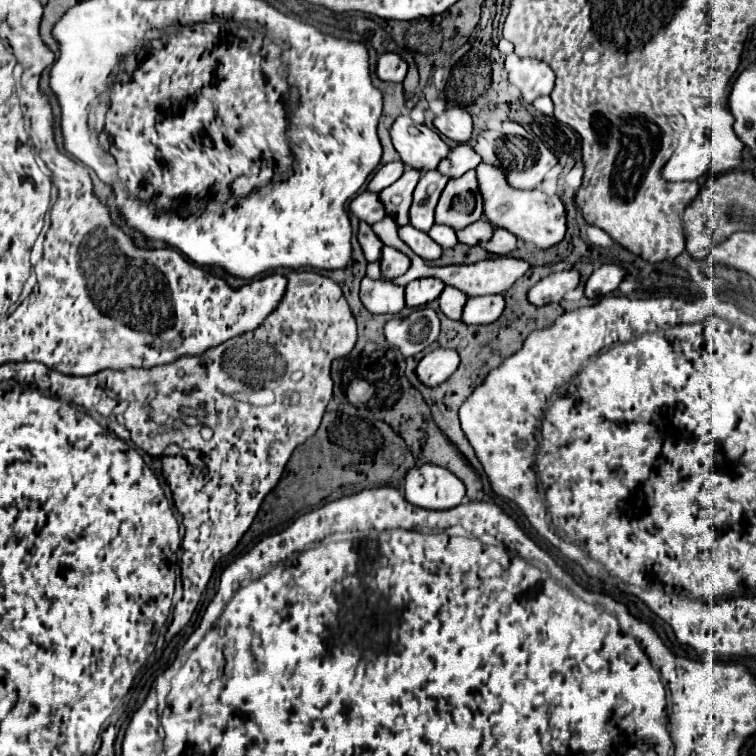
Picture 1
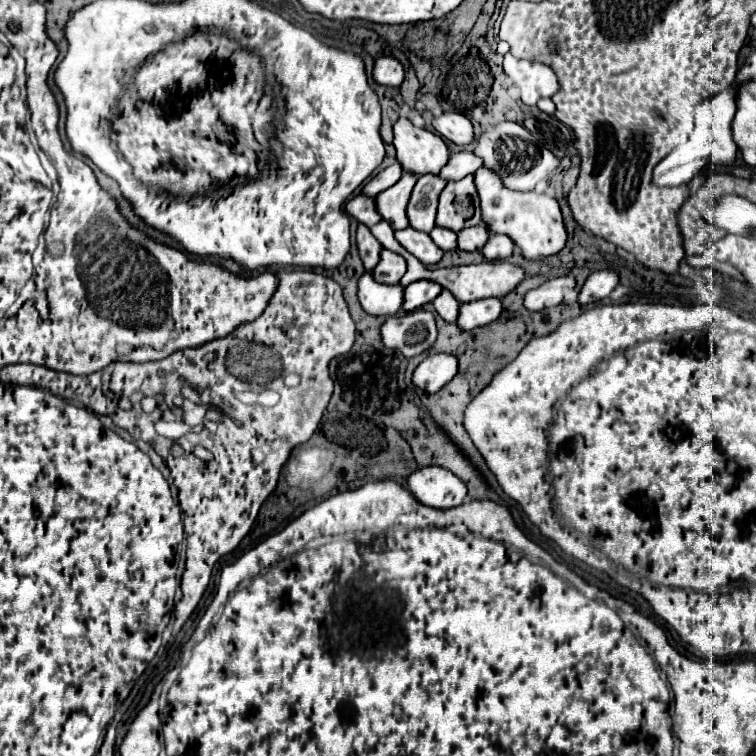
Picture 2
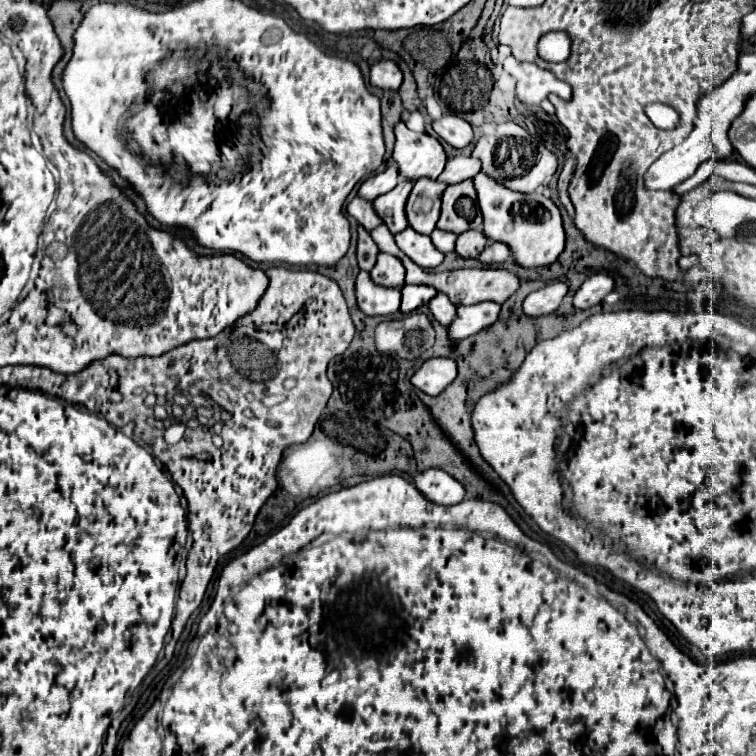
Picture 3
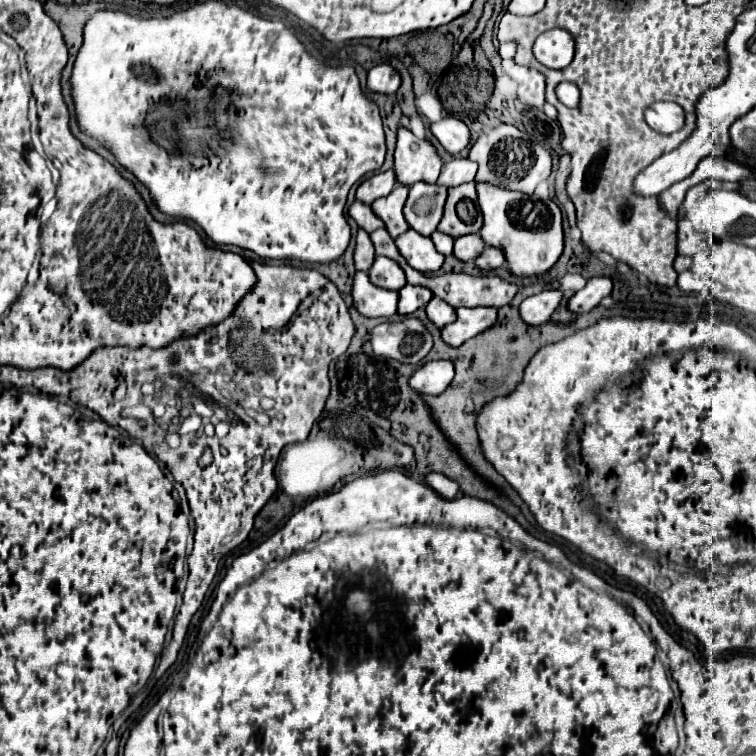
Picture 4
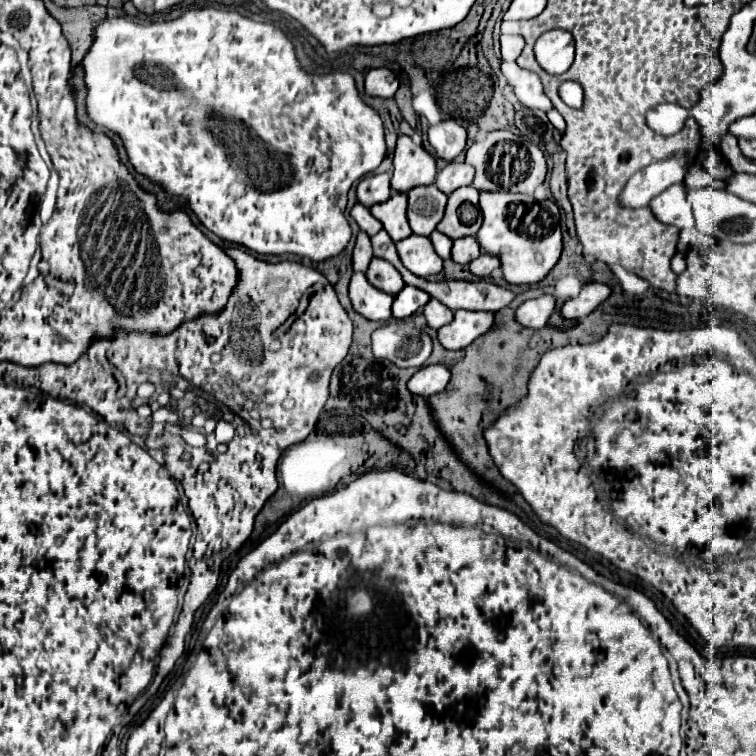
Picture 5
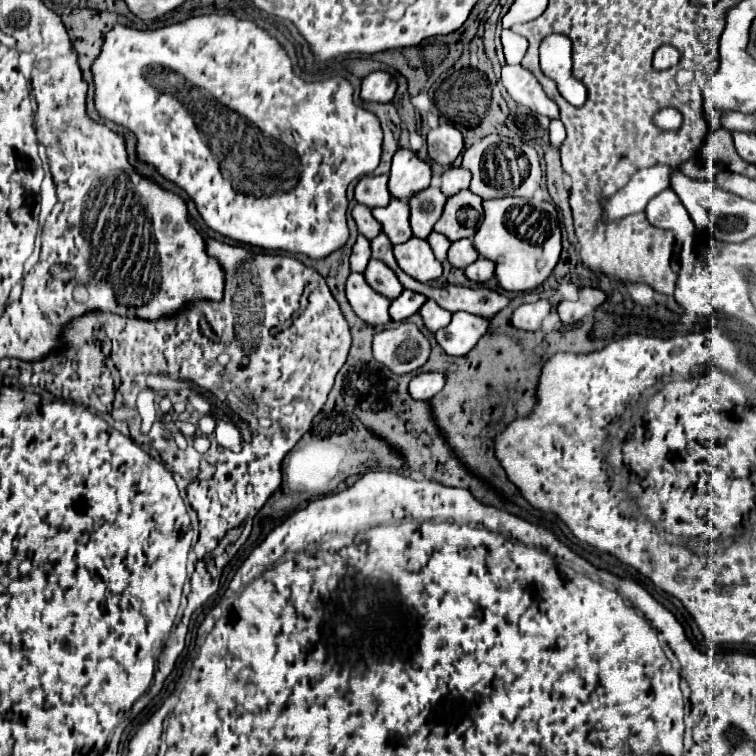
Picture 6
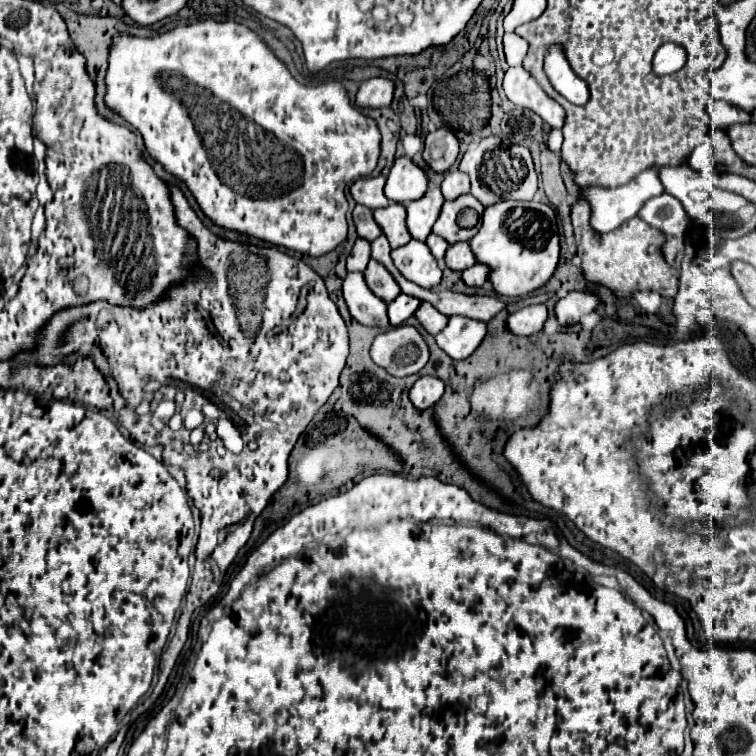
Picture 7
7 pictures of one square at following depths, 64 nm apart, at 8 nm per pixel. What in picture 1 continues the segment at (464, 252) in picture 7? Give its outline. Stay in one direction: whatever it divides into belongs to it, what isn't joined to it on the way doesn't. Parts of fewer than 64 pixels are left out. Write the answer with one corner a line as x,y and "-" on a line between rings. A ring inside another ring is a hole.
480,218
474,224
470,224
468,228
458,230
456,234
458,234
458,240
462,244
468,244
468,246
486,246
486,242
492,238
492,232
494,232
494,226
486,218

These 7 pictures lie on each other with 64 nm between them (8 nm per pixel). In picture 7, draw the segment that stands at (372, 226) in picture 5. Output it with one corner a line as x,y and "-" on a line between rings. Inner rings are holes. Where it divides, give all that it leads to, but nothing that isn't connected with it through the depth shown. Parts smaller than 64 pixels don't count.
356,204
354,212
352,212
352,218
354,218
354,224
356,224
356,230
358,230
360,238
366,238
366,240
372,242
374,238
378,238
382,234
380,226
372,218
372,210
370,208

